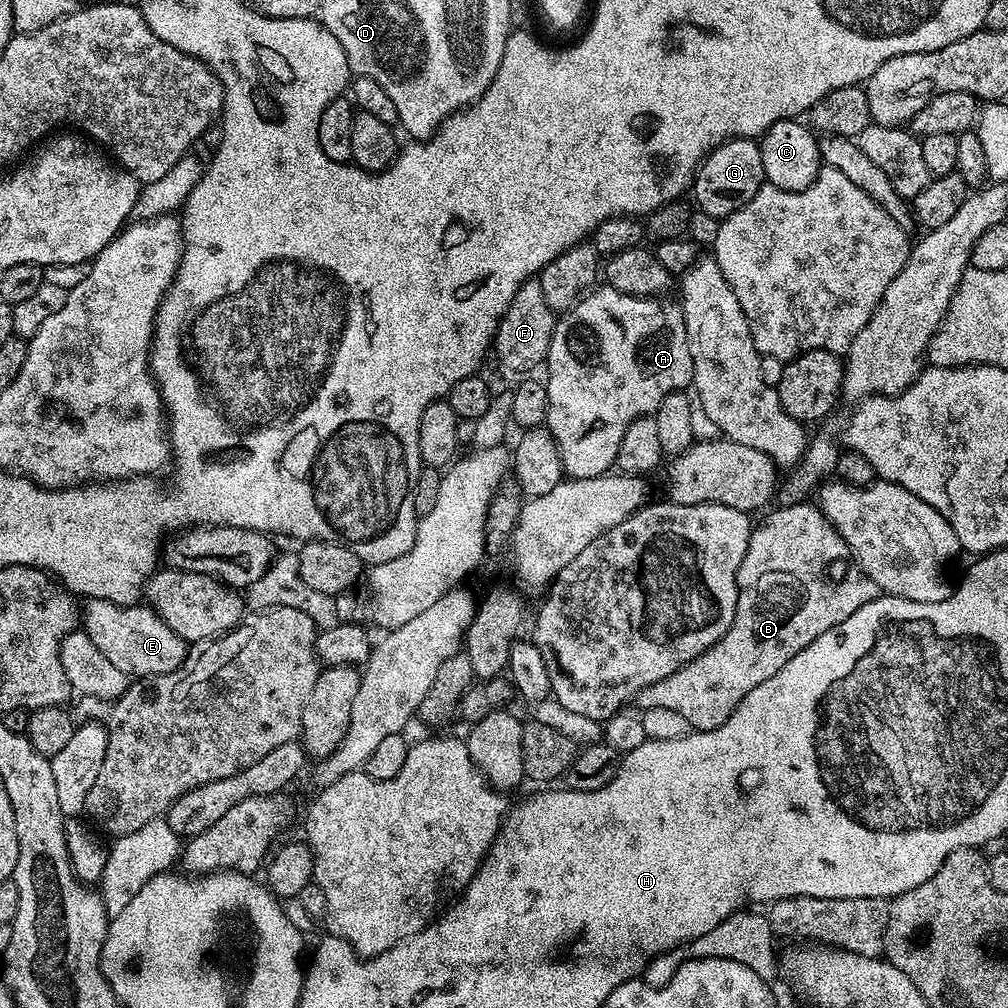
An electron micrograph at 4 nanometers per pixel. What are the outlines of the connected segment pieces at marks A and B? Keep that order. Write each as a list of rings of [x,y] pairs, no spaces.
[[[607,286],[593,287],[587,296],[583,296],[570,311],[563,313],[557,319],[556,329],[550,338],[550,350],[548,351],[548,359],[546,361],[547,368],[548,418],[546,427],[558,446],[558,454],[562,458],[565,477],[581,480],[582,478],[603,476],[615,465],[618,445],[622,443],[622,434],[626,434],[630,422],[634,422],[640,416],[652,416],[666,393],[685,391],[692,384],[692,359],[690,358],[690,346],[686,338],[684,309],[679,303],[671,304],[668,298],[631,296],[630,294],[622,294],[618,290]]]
[[[810,503],[773,507],[773,512],[753,527],[750,546],[746,546],[746,558],[742,558],[742,564],[738,566],[738,606],[730,630],[726,630],[719,642],[711,644],[698,658],[662,678],[662,682],[643,688],[634,701],[637,709],[662,706],[678,710],[695,731],[714,730],[734,714],[742,698],[746,698],[754,686],[762,686],[766,678],[774,678],[774,674],[778,674],[778,670],[782,670],[798,650],[806,650],[818,634],[826,634],[826,630],[838,626],[838,622],[846,622],[854,610],[862,610],[866,602],[881,595],[880,587],[860,569],[850,546],[846,546],[838,530],[834,530],[815,503]]]

